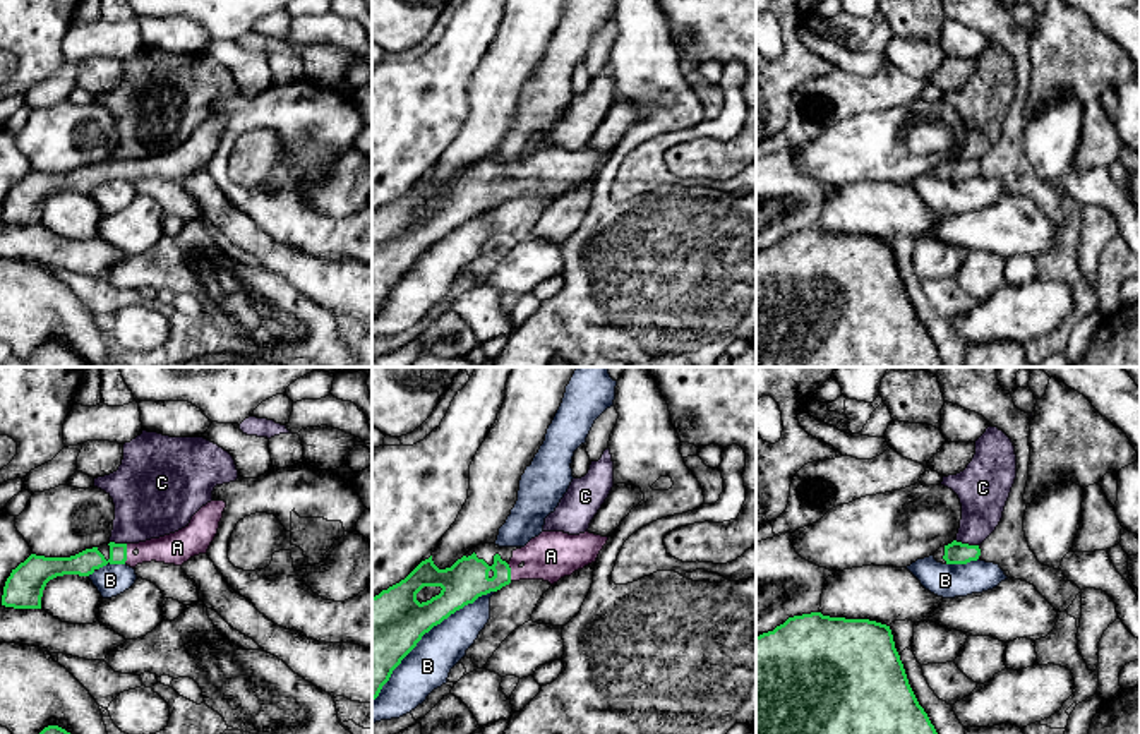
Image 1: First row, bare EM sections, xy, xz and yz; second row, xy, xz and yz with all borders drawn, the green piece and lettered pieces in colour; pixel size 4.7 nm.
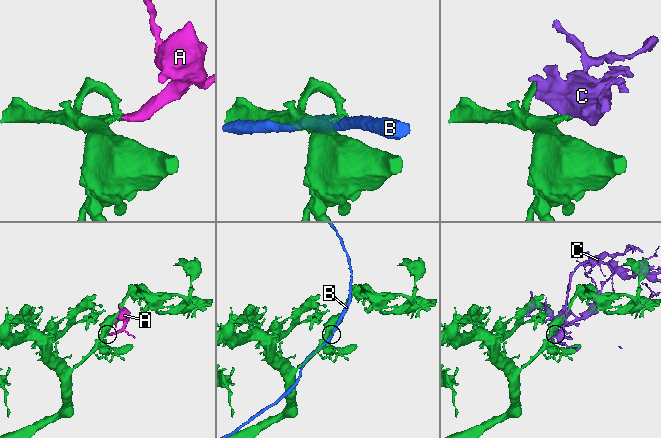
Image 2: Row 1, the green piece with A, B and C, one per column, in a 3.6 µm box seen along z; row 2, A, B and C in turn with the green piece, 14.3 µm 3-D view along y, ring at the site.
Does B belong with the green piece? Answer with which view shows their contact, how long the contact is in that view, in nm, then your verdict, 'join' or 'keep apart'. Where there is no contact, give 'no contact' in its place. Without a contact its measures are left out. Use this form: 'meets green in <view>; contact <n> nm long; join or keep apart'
meets green in xz; contact 800 nm long; keep apart

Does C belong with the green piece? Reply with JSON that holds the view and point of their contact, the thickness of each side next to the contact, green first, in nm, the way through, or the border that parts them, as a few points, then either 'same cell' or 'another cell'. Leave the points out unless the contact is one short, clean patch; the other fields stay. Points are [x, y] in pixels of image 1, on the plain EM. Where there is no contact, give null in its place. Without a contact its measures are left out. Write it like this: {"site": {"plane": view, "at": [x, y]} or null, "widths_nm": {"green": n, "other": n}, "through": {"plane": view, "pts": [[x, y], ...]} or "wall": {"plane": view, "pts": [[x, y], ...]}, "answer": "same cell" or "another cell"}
{"site": {"plane": "yz", "at": [967, 160]}, "widths_nm": {"green": 110, "other": 220}, "answer": "another cell"}

